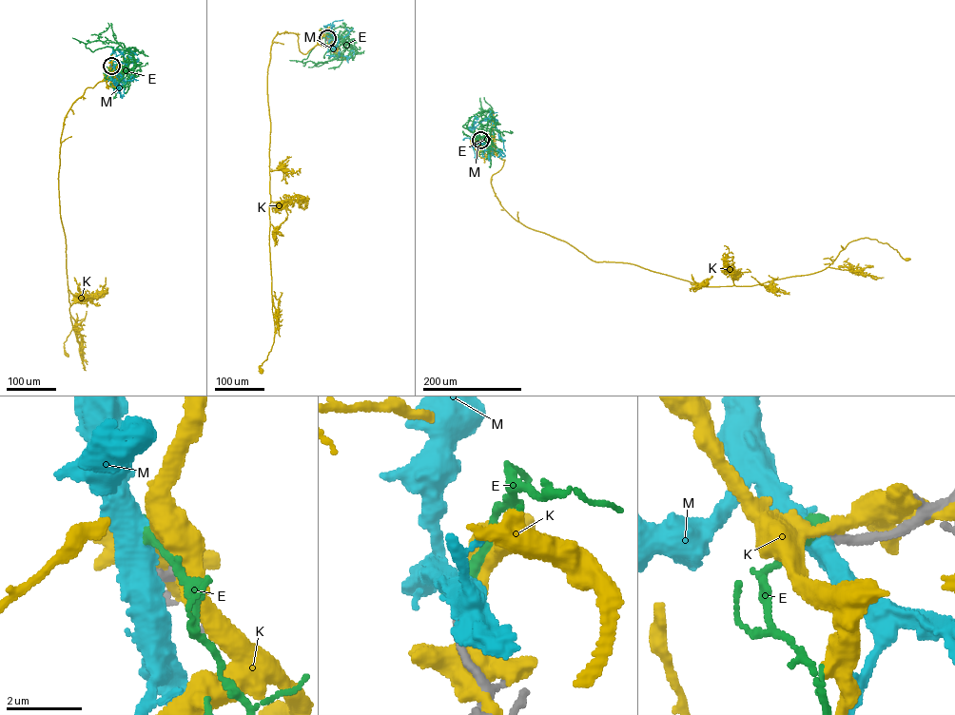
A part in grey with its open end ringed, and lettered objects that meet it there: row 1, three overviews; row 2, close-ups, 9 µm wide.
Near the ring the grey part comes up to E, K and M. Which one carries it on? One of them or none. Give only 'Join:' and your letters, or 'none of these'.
Join: none of these

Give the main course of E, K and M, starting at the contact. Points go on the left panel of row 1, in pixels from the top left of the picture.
E: (111, 66), (121, 79), (136, 62), (126, 49), (86, 47), (97, 40), (121, 46), (110, 23)
K: (111, 66), (111, 72), (72, 105), (61, 139), (60, 214), (74, 332), (77, 317), (64, 342), (67, 355)
M: (111, 66), (112, 50), (119, 50), (126, 64), (117, 72), (124, 79), (125, 93)

